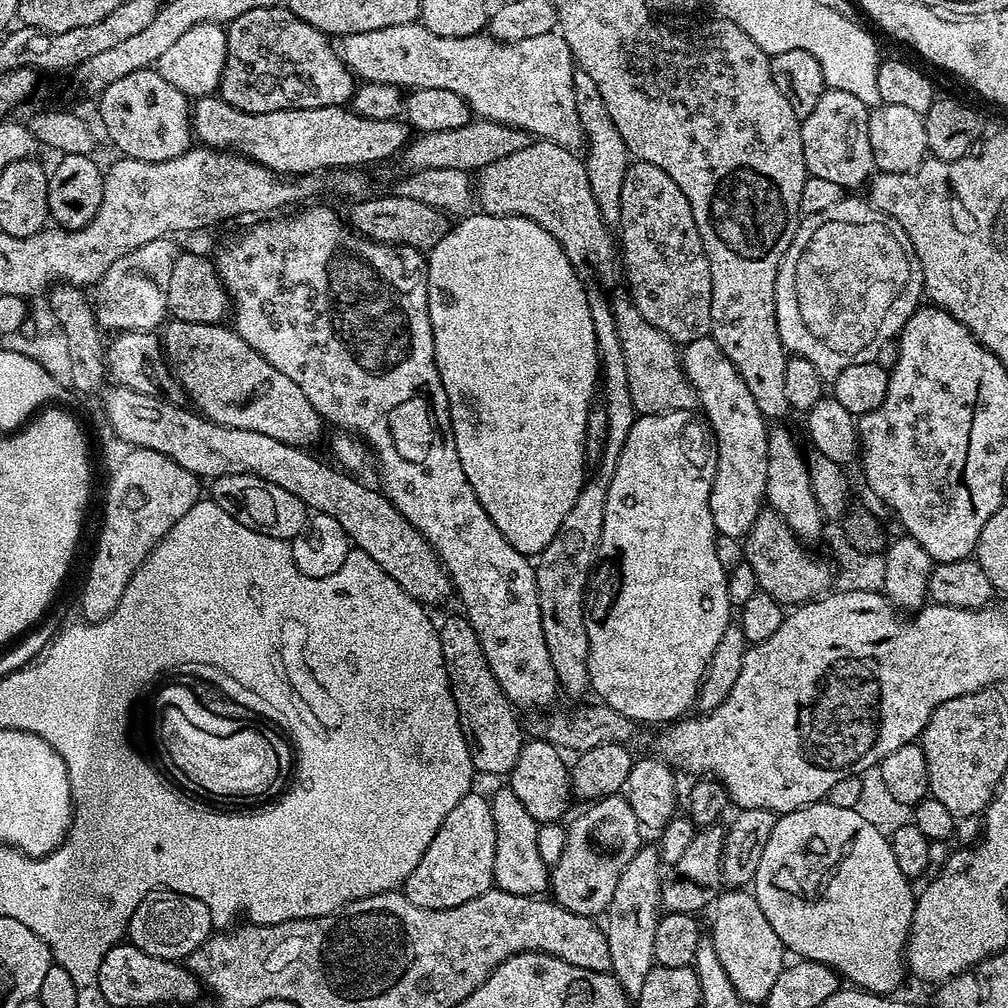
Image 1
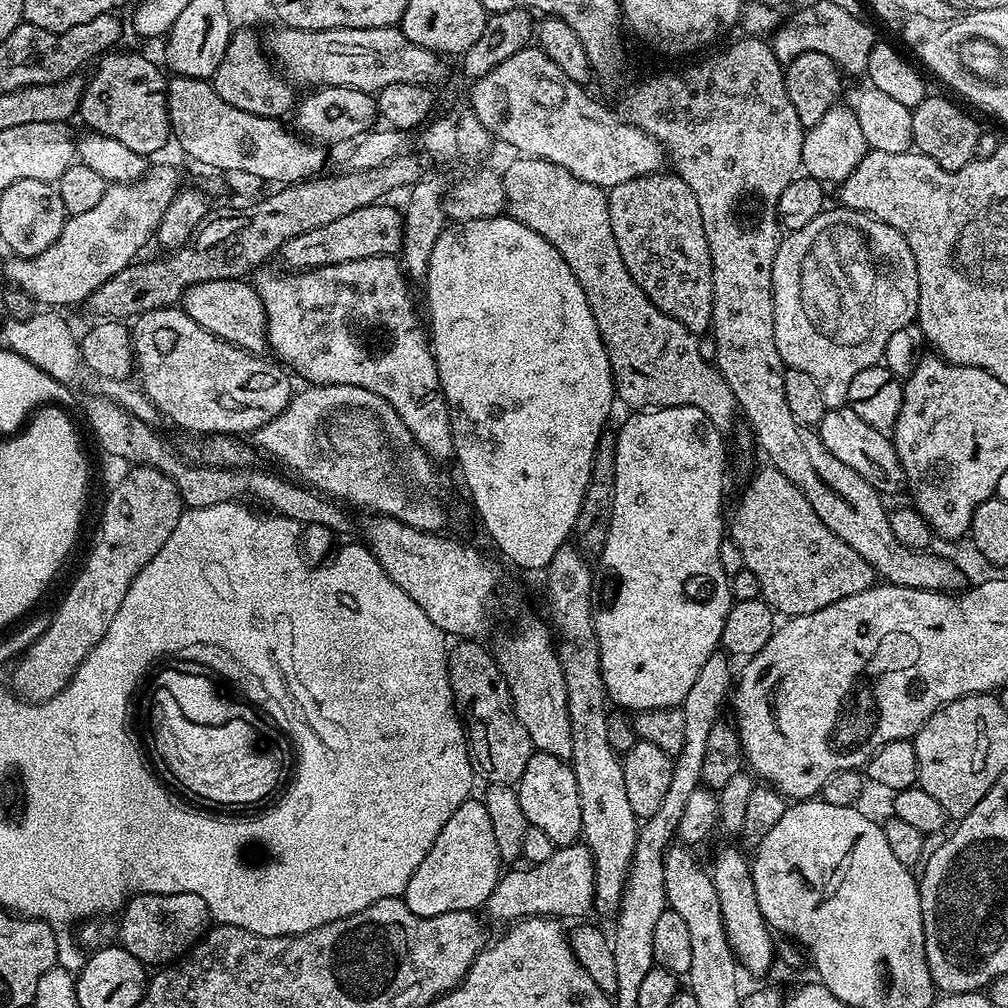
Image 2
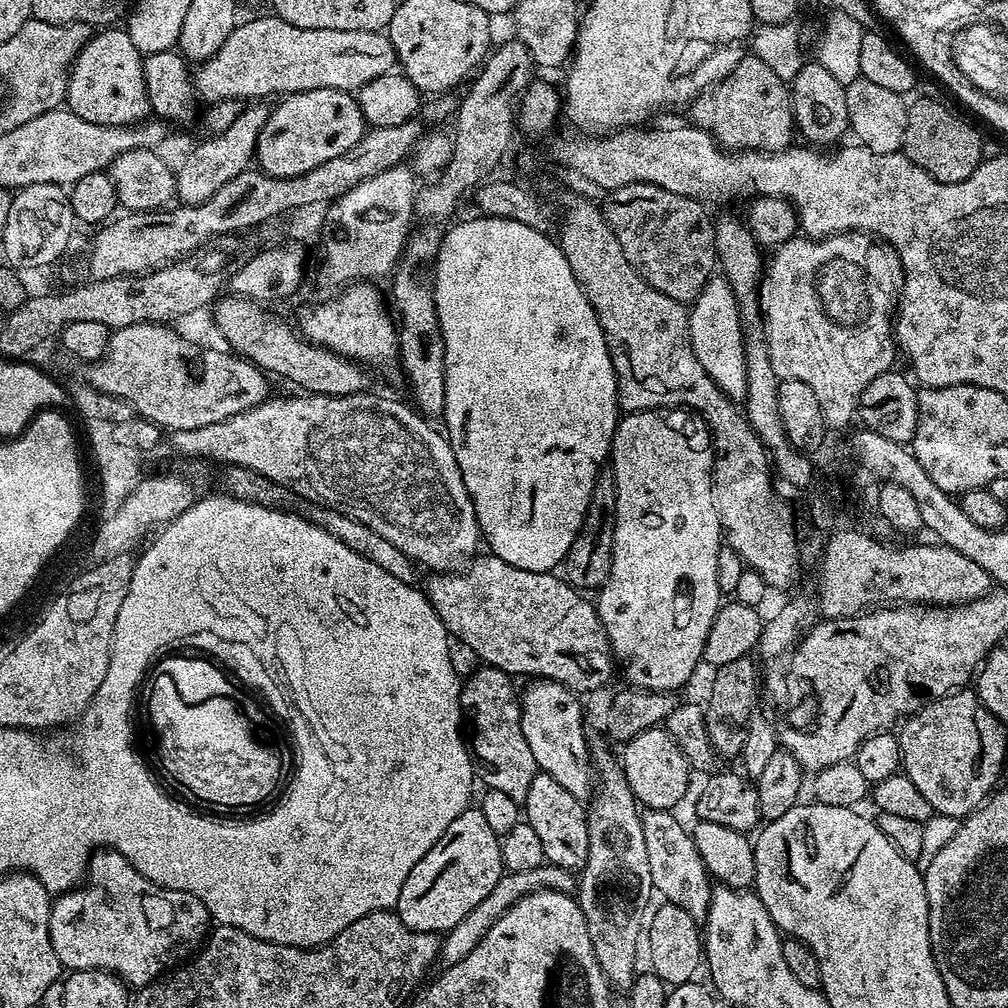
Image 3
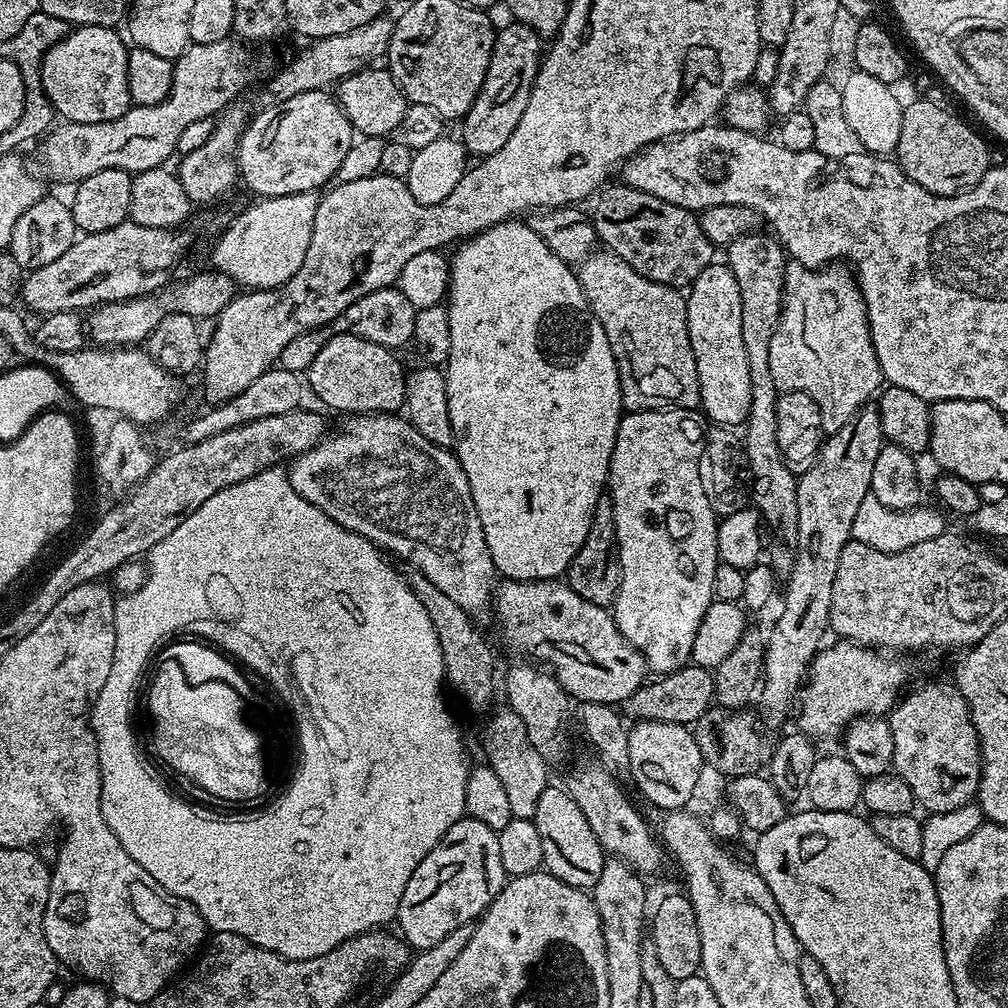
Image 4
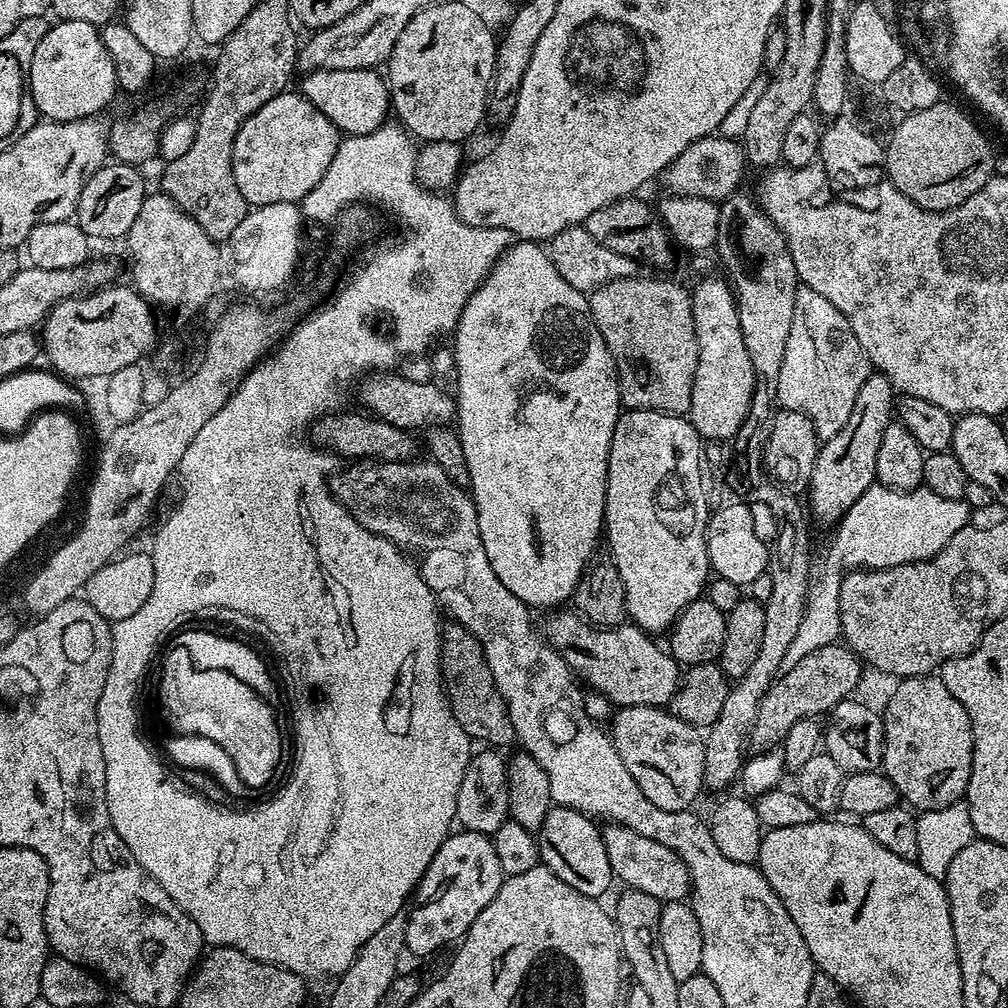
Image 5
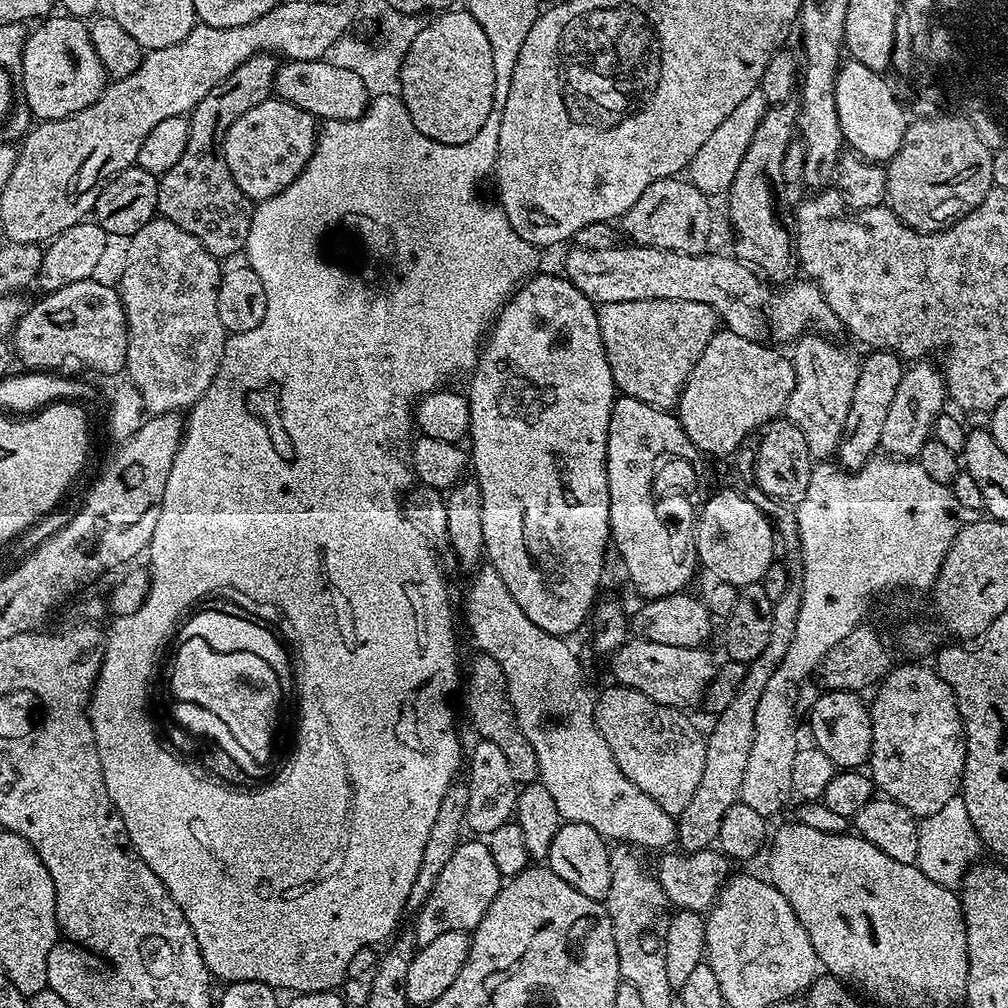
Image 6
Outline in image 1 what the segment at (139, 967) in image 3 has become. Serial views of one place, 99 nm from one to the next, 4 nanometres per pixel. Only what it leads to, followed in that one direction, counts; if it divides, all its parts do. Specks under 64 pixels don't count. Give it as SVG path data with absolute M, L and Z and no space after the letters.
M157 890L144 898L128 923L127 939L138 950L163 960L183 961L201 942L213 935L212 915L206 902L180 892Z

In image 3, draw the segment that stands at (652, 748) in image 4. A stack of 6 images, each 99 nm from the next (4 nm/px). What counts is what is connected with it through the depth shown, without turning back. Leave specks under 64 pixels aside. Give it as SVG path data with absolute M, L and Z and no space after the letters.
M657 726L646 729L623 745L622 767L626 782L645 808L675 809L675 804L688 792L690 769L684 751L674 742L667 727Z

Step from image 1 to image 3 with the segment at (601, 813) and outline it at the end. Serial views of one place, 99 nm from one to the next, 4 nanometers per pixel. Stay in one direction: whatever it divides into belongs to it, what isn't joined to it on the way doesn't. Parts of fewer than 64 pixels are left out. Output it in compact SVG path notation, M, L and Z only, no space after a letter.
M545 863L544 867L538 870L505 871L500 881L494 886L494 890L490 890L490 894L486 894L486 898L482 898L482 902L478 902L478 906L474 906L474 910L470 910L470 914L466 914L466 918L462 918L462 922L458 922L458 926L443 933L438 957L439 963L447 966L454 962L462 962L462 958L466 958L466 954L470 954L470 950L474 950L474 946L478 946L478 942L482 942L486 930L490 930L490 926L494 926L494 922L498 922L498 918L507 908L514 902L518 902L521 896L538 892L542 888L572 894L577 891L578 884L573 873L565 872L564 869L556 868L550 863Z

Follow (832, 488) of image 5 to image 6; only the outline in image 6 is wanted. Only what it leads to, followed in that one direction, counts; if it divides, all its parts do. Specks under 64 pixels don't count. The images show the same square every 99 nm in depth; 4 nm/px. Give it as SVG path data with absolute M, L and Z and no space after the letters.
M872 350L868 357L860 360L858 383L854 385L854 399L850 402L850 414L846 414L846 426L840 435L840 444L836 447L835 459L840 460L839 467L844 470L858 470L871 457L877 455L882 438L882 421L886 419L894 394L898 394L898 382L906 367L890 350Z

